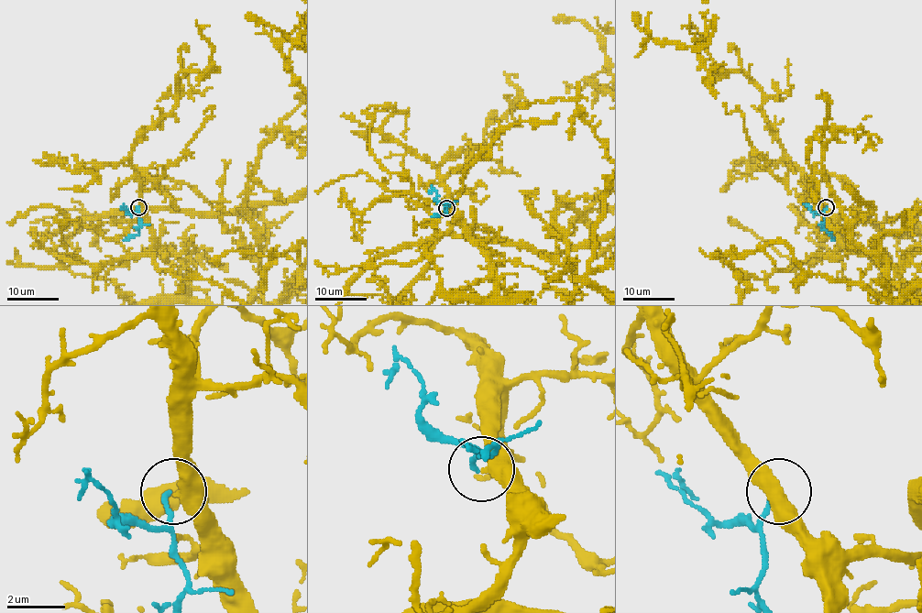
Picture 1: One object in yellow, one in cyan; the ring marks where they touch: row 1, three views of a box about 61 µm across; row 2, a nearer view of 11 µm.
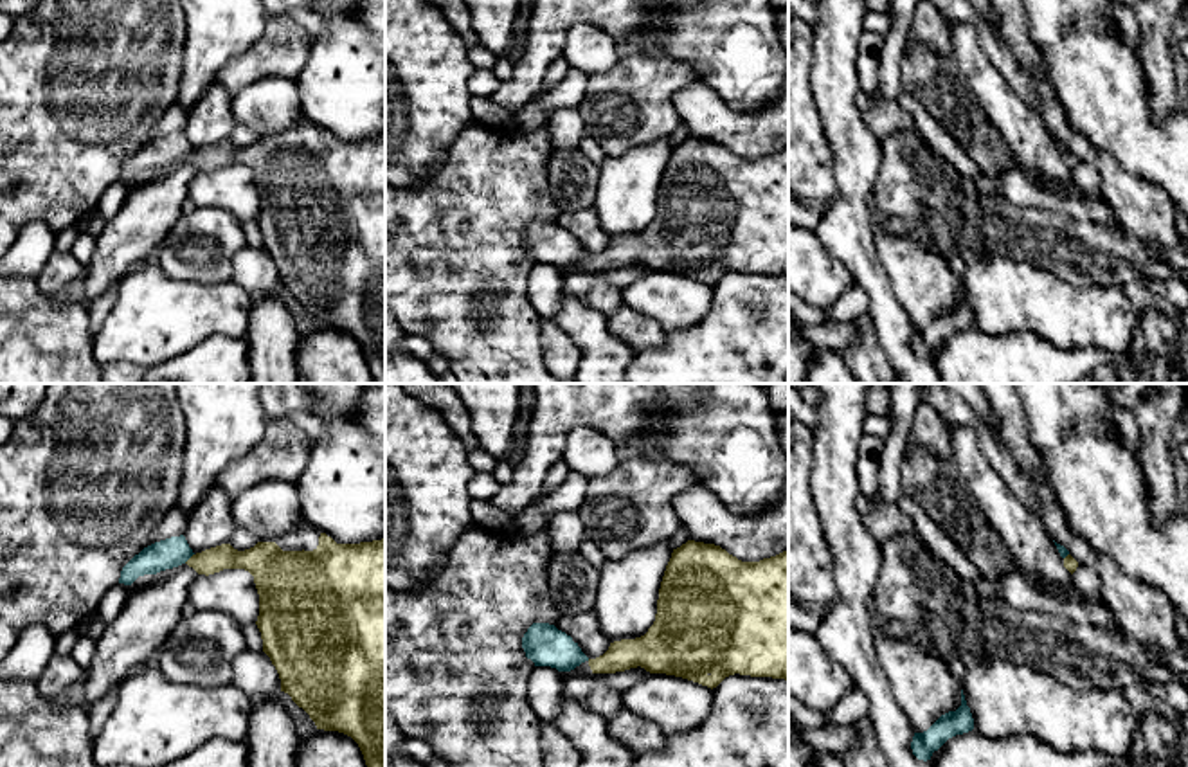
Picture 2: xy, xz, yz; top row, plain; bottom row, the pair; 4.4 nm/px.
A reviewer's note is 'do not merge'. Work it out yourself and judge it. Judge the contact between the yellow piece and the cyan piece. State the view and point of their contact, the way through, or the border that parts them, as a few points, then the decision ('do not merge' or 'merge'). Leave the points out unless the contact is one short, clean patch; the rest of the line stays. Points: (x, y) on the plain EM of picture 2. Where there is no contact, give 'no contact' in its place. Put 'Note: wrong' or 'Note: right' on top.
Note: right
contact xy (189, 155); border xy (193, 150), (184, 159); do not merge

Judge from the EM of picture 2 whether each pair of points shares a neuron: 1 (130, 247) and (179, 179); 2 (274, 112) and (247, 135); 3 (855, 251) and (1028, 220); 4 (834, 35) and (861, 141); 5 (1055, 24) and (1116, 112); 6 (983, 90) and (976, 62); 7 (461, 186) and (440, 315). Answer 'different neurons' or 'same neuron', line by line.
1: same neuron
2: different neurons
3: different neurons
4: same neuron
5: same neuron
6: same neuron
7: same neuron

